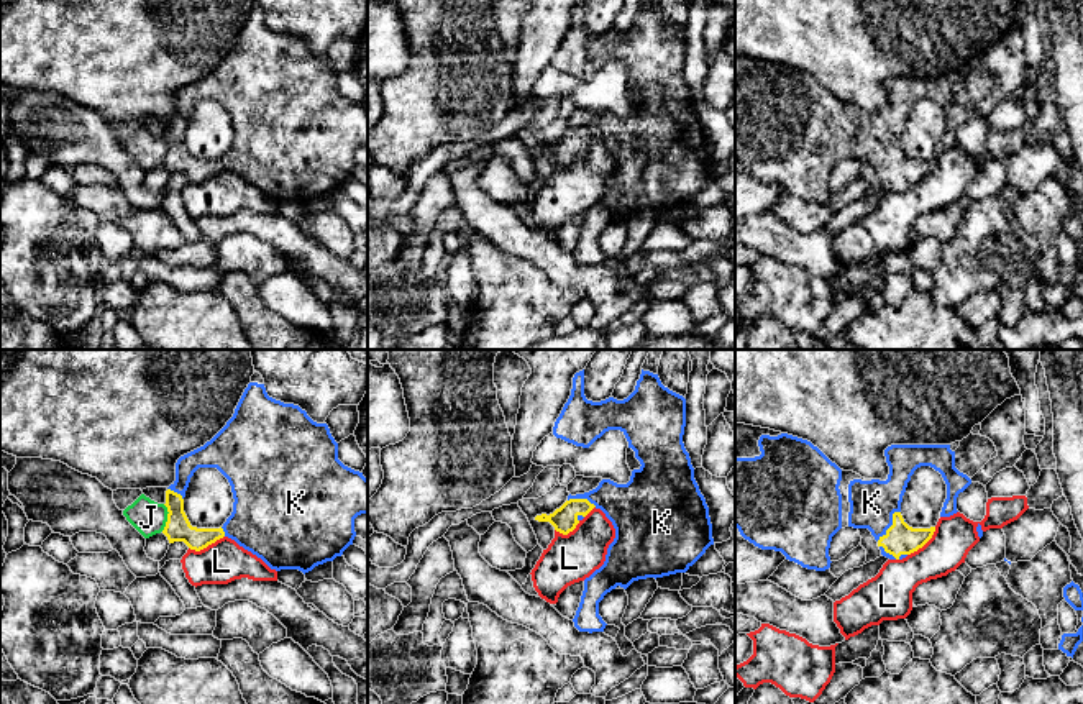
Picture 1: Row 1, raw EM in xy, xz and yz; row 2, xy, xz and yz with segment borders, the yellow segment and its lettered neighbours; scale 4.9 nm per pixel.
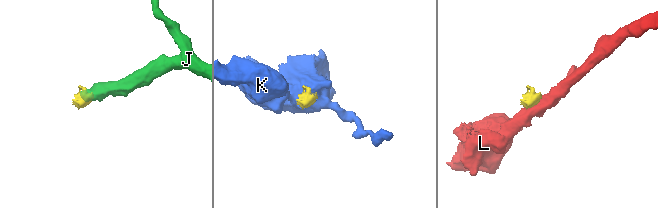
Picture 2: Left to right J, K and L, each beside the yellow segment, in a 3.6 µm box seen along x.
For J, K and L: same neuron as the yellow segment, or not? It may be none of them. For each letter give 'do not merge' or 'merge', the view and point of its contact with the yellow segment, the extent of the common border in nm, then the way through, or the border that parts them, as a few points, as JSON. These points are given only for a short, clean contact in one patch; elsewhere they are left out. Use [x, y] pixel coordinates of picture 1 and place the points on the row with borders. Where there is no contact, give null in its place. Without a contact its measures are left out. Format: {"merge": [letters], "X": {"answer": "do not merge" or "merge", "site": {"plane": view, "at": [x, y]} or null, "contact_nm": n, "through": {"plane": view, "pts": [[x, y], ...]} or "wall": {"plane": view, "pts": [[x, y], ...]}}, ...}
{"merge": ["K"], "J": {"answer": "do not merge", "site": {"plane": "xy", "at": [168, 517]}, "contact_nm": 140, "wall": {"plane": "xy", "pts": [[164, 504], [168, 512], [166, 525], [161, 530]]}}, "K": {"answer": "merge", "site": {"plane": "yz", "at": [893, 524]}, "contact_nm": 190}, "L": {"answer": "do not merge", "site": {"plane": "xy", "at": [205, 547]}, "contact_nm": 190, "wall": {"plane": "xy", "pts": [[223, 535], [199, 550], [189, 548]]}}}

